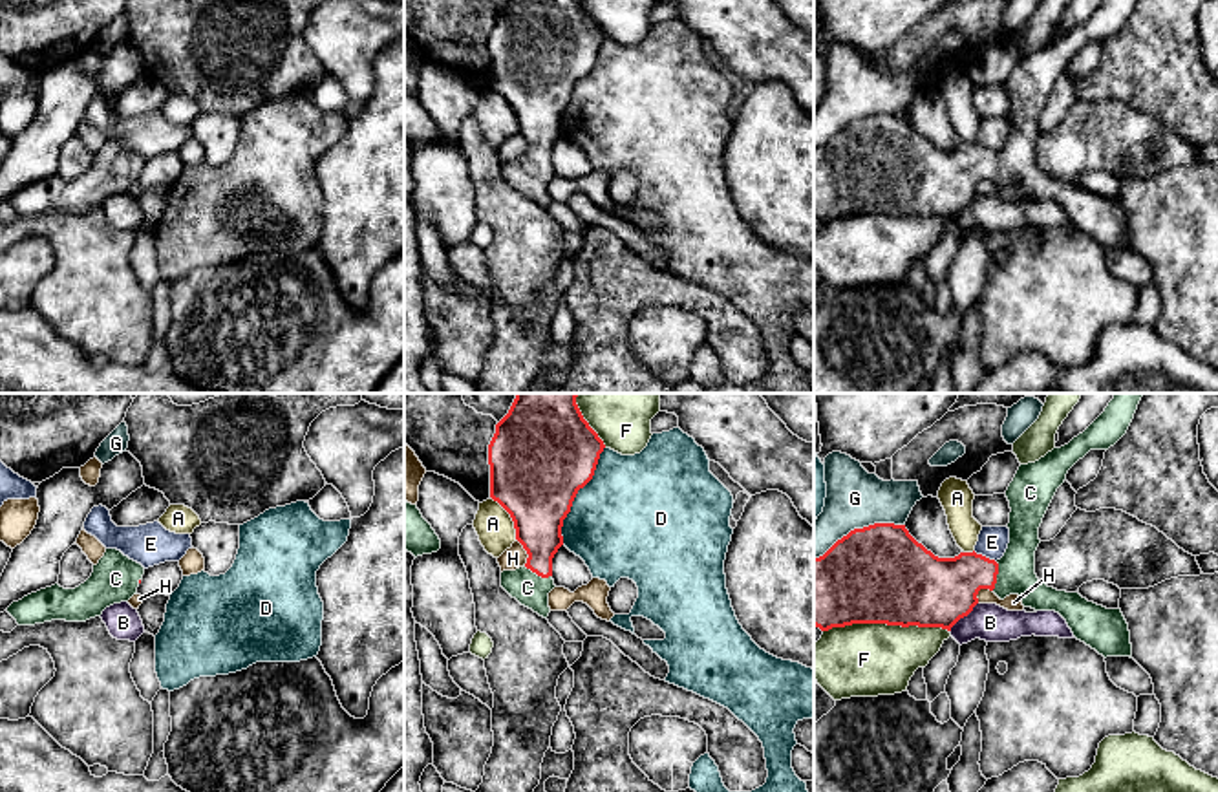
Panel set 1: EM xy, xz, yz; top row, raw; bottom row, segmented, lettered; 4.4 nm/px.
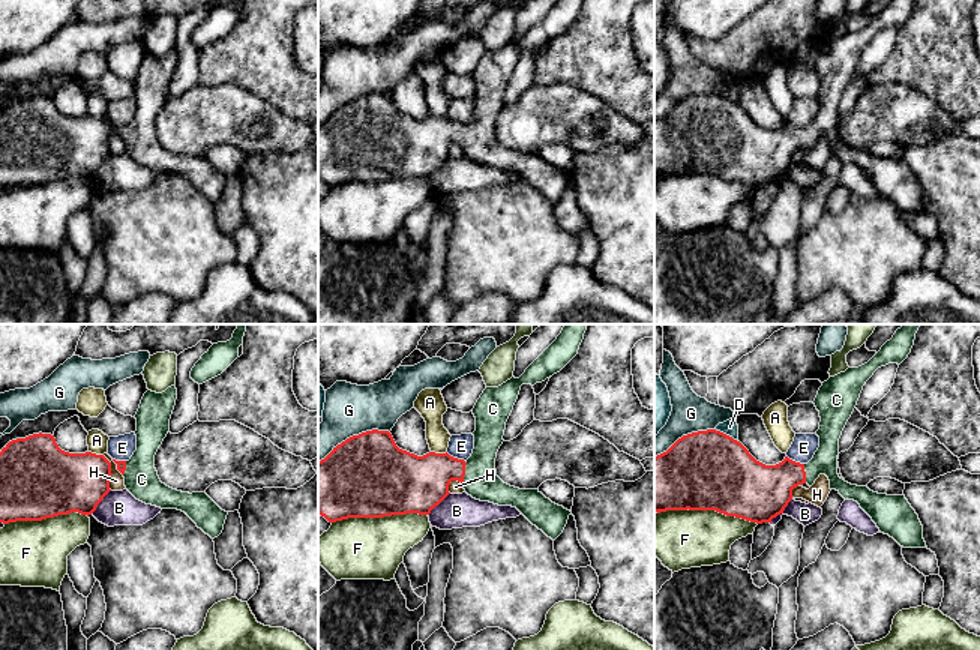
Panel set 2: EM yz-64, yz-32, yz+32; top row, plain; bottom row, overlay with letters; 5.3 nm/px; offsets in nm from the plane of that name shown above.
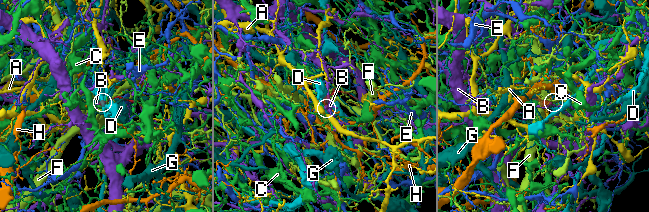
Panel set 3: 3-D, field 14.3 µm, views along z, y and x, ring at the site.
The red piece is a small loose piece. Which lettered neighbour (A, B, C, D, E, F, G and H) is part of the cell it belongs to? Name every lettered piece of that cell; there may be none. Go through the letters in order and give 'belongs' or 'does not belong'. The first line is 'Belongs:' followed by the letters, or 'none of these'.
Belongs: C
A: does not belong
B: does not belong
C: belongs
D: does not belong
E: does not belong
F: does not belong
G: does not belong
H: does not belong

